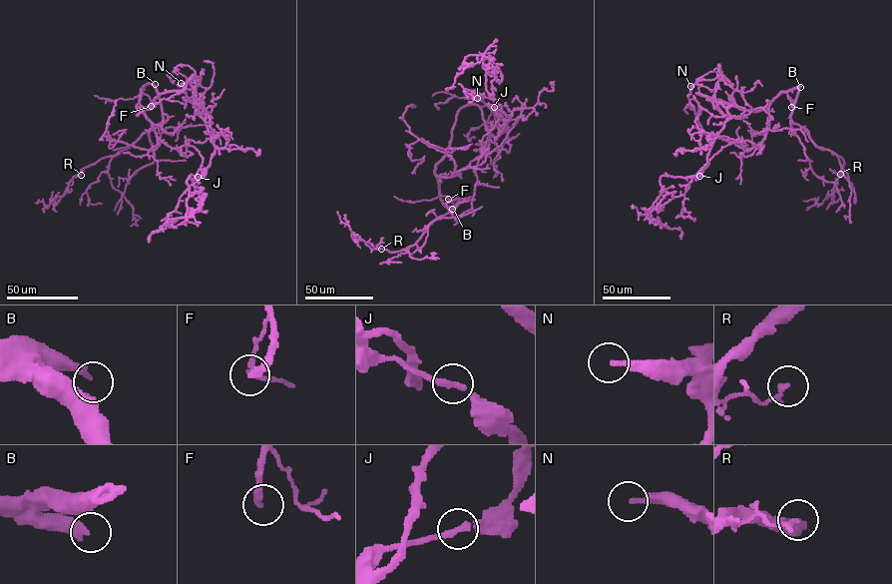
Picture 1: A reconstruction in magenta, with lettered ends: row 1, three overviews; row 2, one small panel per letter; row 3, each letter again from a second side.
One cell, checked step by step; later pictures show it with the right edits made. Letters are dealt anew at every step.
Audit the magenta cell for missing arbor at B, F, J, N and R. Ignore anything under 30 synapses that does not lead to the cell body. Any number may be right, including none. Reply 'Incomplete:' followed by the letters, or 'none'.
Incomplete: B, N

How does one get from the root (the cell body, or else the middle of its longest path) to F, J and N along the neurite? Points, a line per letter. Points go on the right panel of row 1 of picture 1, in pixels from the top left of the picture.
F: (769, 122), (769, 104), (781, 92), (786, 93), (791, 107)
J: (769, 122), (759, 148), (746, 140), (728, 144), (710, 159), (699, 176)
N: (769, 122), (767, 107), (746, 110), (696, 94), (696, 81), (690, 86)

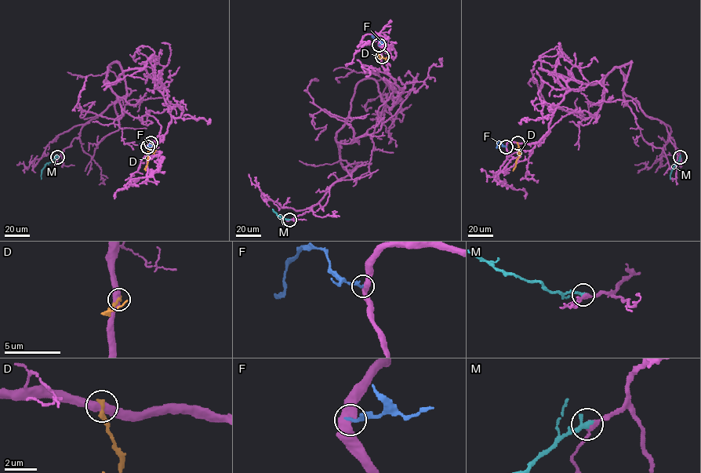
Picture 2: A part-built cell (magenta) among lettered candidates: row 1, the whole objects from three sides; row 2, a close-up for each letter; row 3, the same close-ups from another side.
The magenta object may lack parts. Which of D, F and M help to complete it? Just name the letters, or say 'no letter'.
M

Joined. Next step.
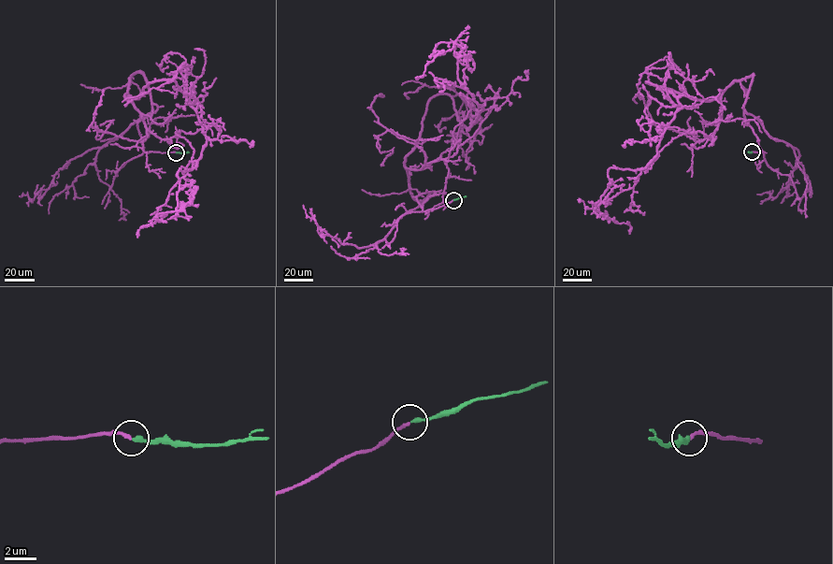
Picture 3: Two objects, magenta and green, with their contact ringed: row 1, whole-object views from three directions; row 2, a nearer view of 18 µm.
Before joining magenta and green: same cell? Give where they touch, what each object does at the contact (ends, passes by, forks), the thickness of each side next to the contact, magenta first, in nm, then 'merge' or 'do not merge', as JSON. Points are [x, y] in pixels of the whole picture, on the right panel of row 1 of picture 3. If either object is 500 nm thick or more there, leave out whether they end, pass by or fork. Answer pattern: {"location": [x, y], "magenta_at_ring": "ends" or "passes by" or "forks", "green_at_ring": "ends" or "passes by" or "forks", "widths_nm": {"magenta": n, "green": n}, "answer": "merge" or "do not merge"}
{"location": [752, 151], "magenta_at_ring": "ends", "green_at_ring": "ends", "widths_nm": {"magenta": 190, "green": 240}, "answer": "merge"}

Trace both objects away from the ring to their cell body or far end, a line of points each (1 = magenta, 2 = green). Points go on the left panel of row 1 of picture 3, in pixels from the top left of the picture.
1: (176, 152), (144, 151), (152, 102), (134, 74), (145, 126), (180, 131), (196, 165), (137, 238)
2: (176, 152), (189, 152)

